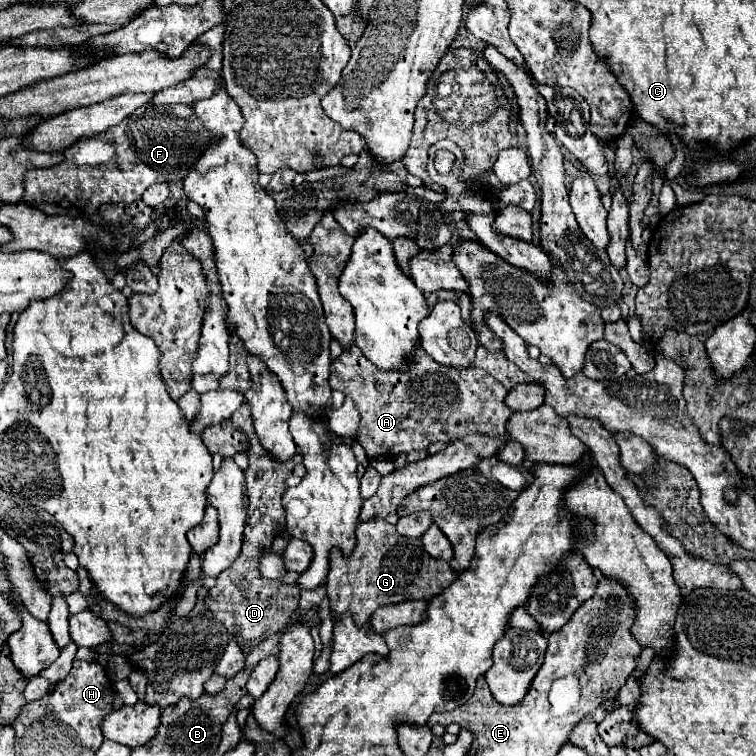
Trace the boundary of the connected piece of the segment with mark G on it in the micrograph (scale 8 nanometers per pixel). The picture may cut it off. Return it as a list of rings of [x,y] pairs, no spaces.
[[[371,519],[357,525],[357,545],[349,557],[343,557],[339,549],[331,551],[331,569],[325,587],[333,621],[339,621],[343,613],[351,613],[357,627],[365,627],[377,607],[411,599],[429,601],[455,579],[457,573],[449,563],[425,553],[419,539],[401,537],[395,525],[389,525],[385,519]]]

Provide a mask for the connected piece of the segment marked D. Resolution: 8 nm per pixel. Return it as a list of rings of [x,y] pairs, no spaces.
[[[243,403],[231,417],[231,421],[241,427],[249,439],[249,469],[245,471],[247,479],[247,497],[249,497],[249,507],[247,507],[247,523],[245,523],[245,537],[243,537],[243,549],[241,555],[235,559],[231,567],[227,567],[219,577],[217,585],[209,589],[209,595],[205,597],[205,605],[209,605],[209,611],[225,625],[225,629],[243,639],[267,639],[275,635],[279,629],[287,627],[289,621],[297,615],[299,609],[299,587],[297,583],[293,585],[283,585],[275,579],[263,579],[259,575],[257,563],[261,559],[261,549],[271,547],[271,539],[285,531],[285,511],[281,505],[281,495],[285,493],[287,485],[285,479],[293,471],[293,467],[301,461],[301,455],[295,455],[293,459],[281,463],[273,459],[259,443],[255,431],[253,431],[253,421],[249,415],[249,405]]]

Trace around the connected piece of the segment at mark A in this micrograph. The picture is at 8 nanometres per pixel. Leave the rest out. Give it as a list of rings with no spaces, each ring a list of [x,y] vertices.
[[[349,347],[331,363],[329,385],[353,399],[361,417],[355,439],[369,459],[421,451],[431,443],[451,443],[469,433],[503,435],[511,415],[505,405],[507,389],[487,371],[443,367],[425,355],[421,347],[417,347],[411,367],[403,373],[379,371],[363,357],[359,347]]]

